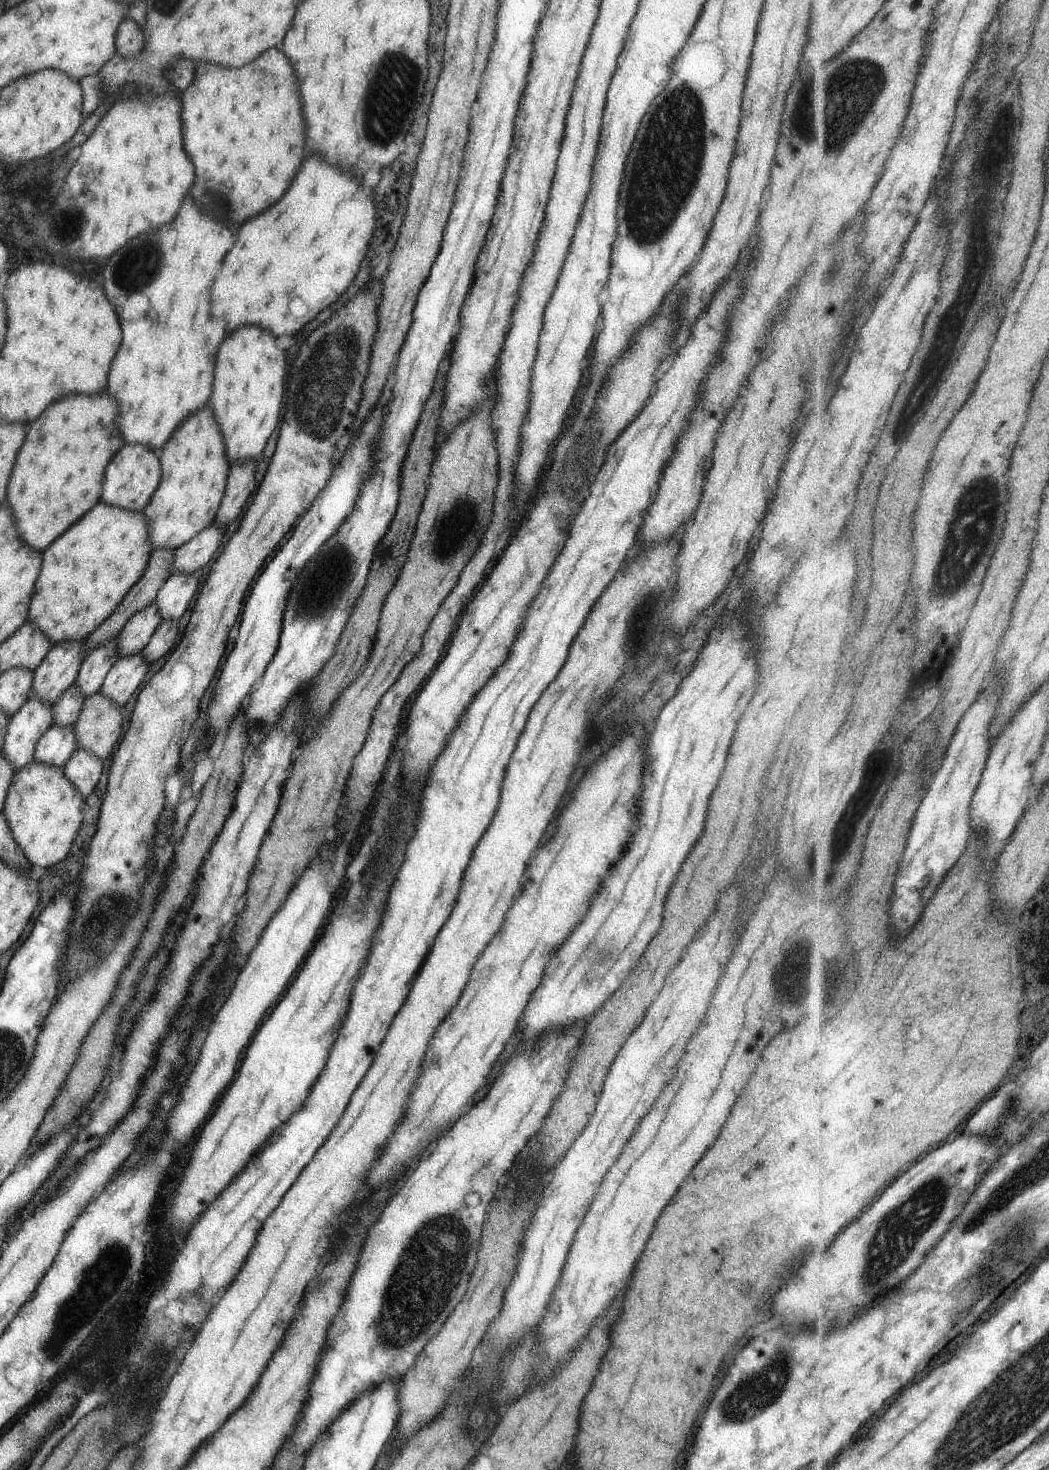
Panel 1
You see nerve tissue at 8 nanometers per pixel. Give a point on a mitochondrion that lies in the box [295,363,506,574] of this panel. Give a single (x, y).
(468, 505)

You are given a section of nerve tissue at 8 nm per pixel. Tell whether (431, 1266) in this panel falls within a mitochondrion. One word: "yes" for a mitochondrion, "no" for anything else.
yes

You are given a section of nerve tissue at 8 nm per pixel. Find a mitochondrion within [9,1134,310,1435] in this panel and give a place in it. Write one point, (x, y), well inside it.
(97, 1273)

